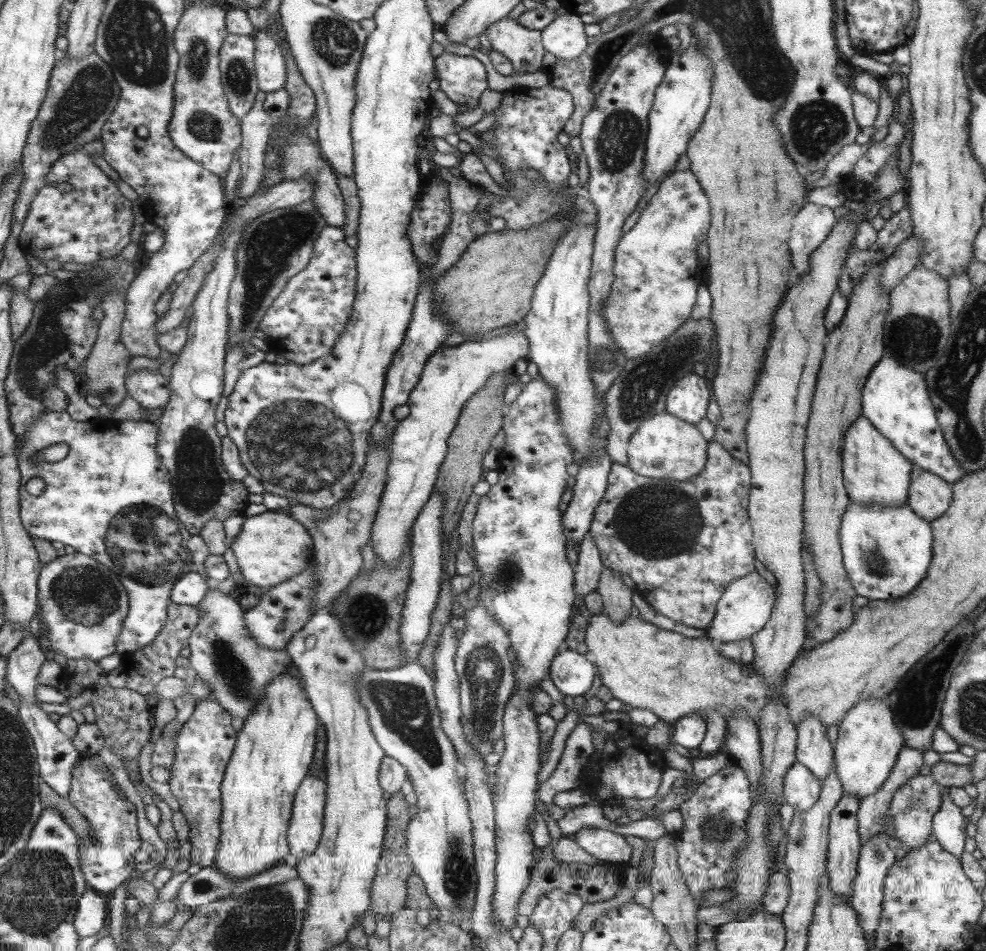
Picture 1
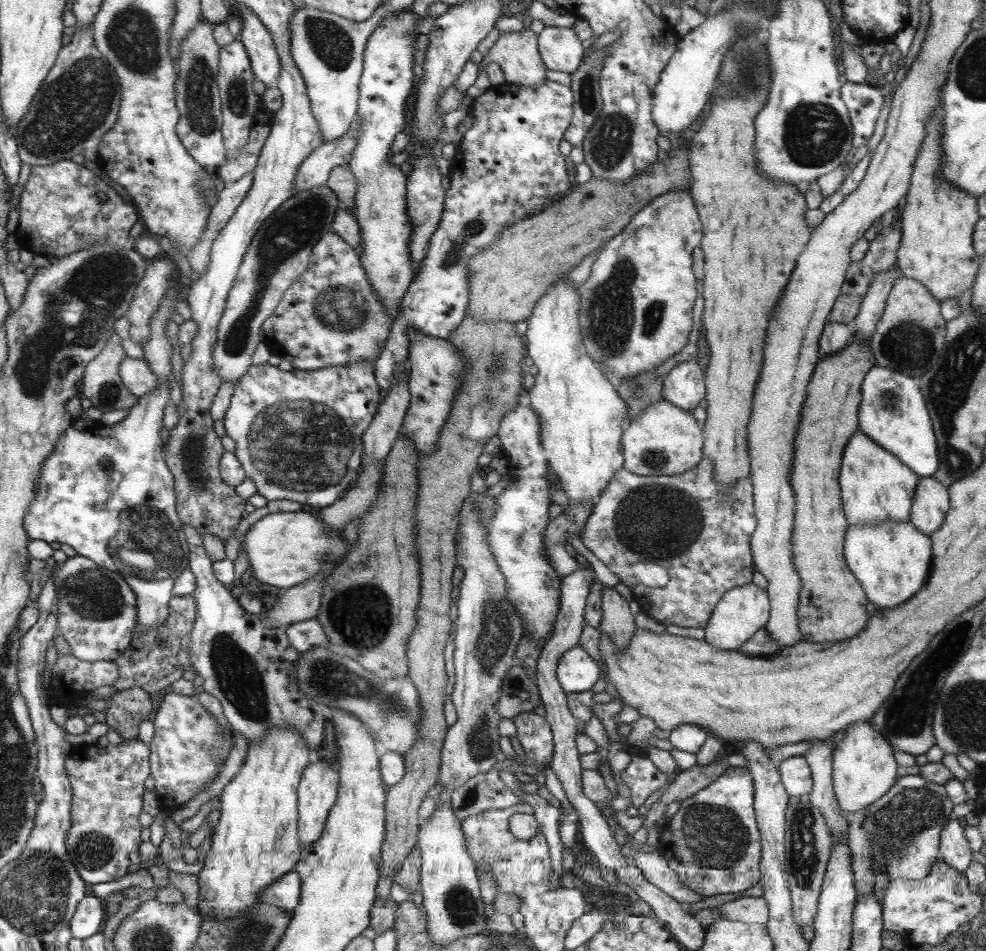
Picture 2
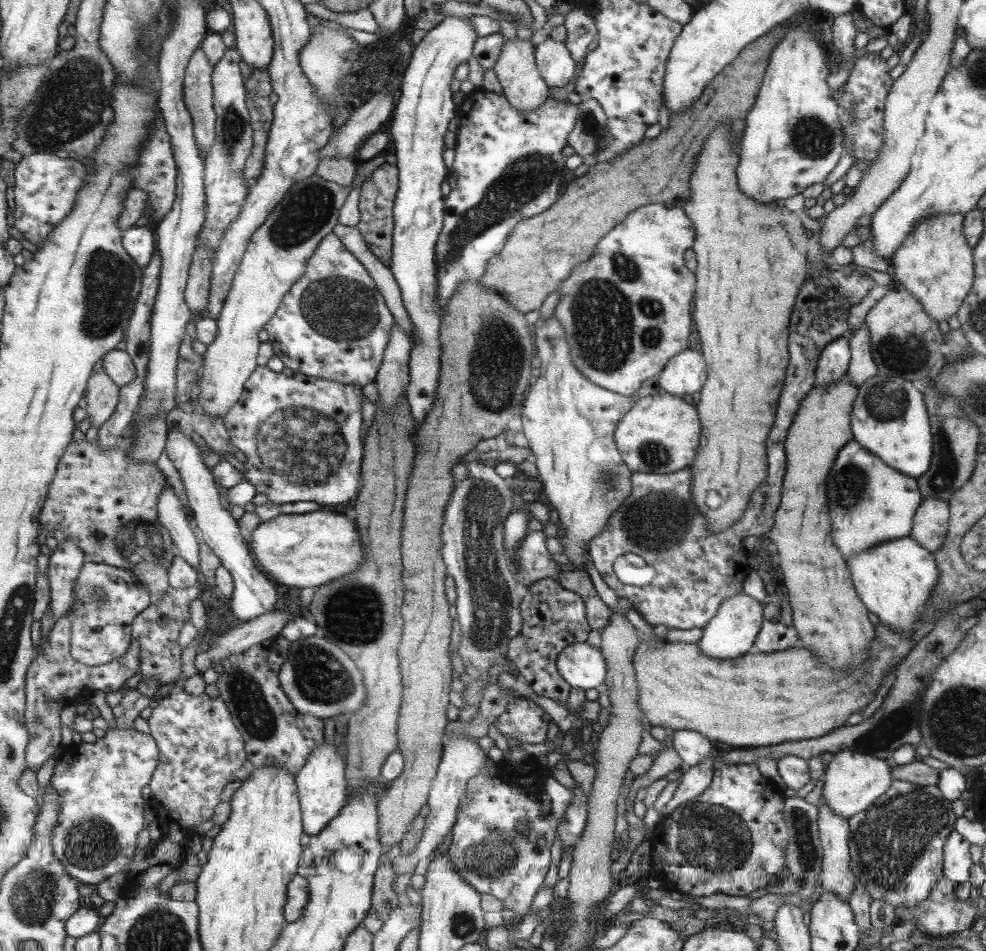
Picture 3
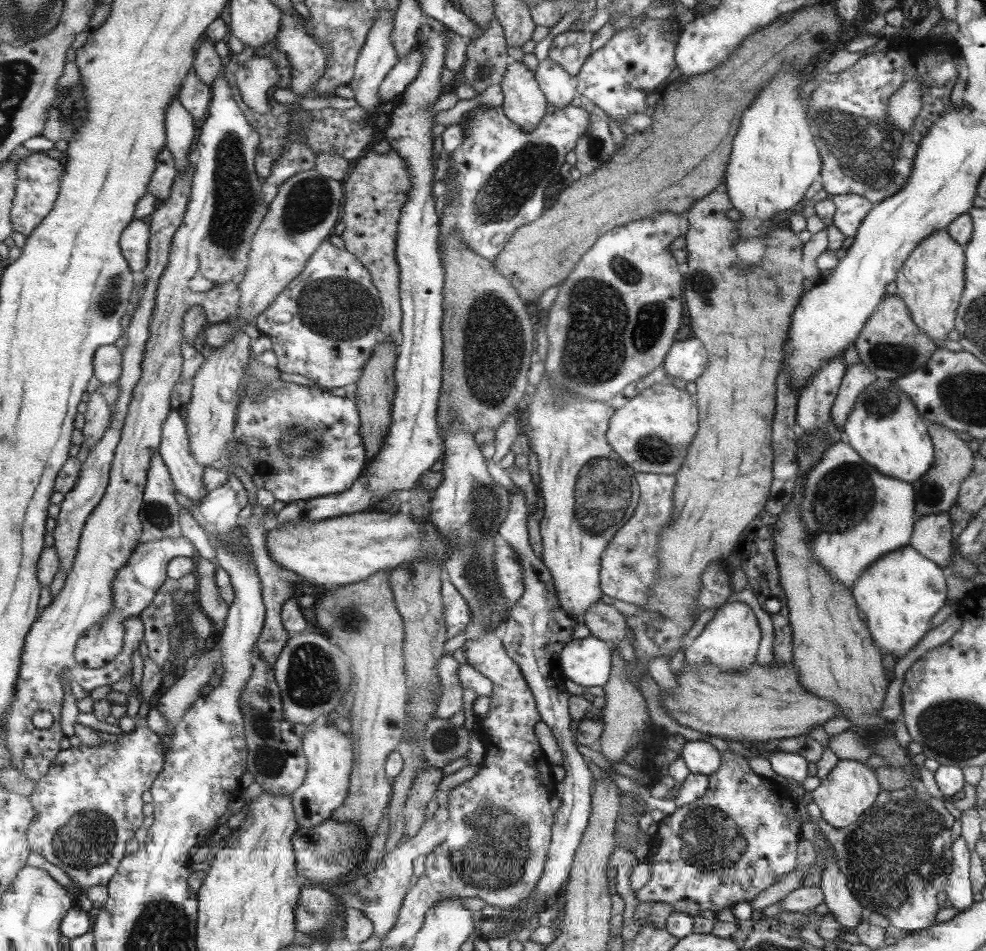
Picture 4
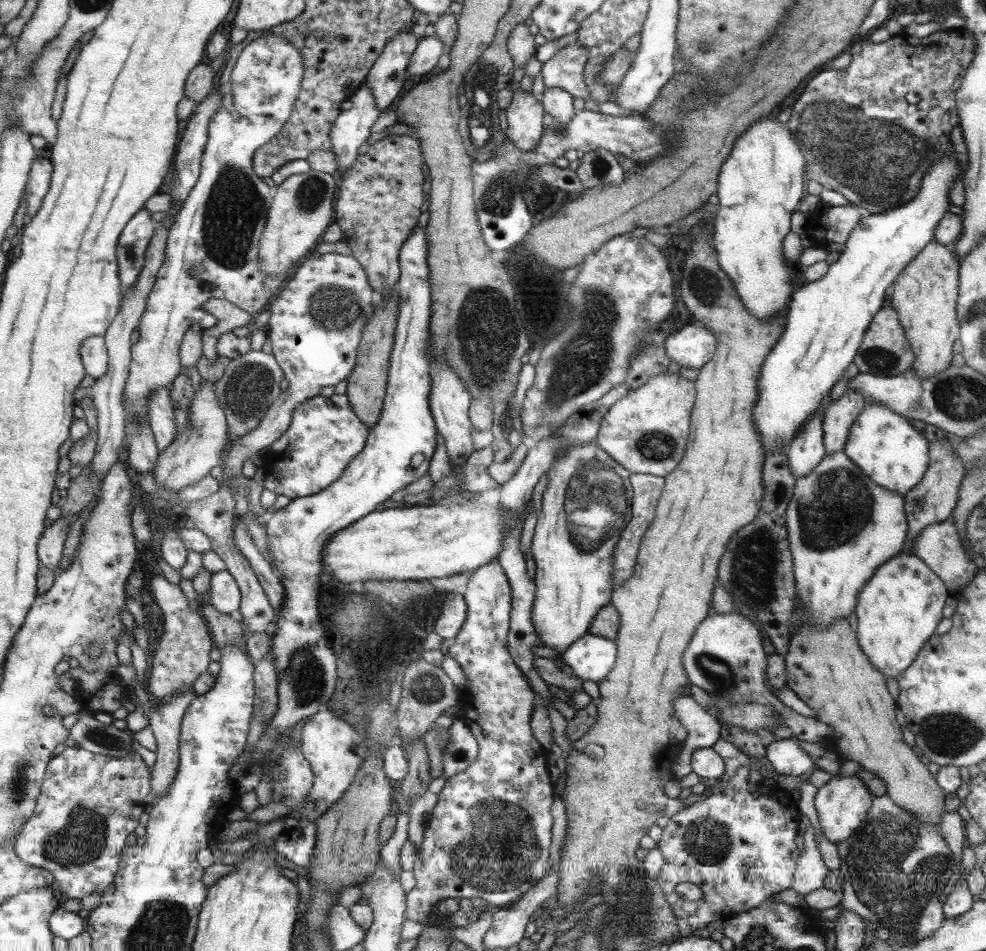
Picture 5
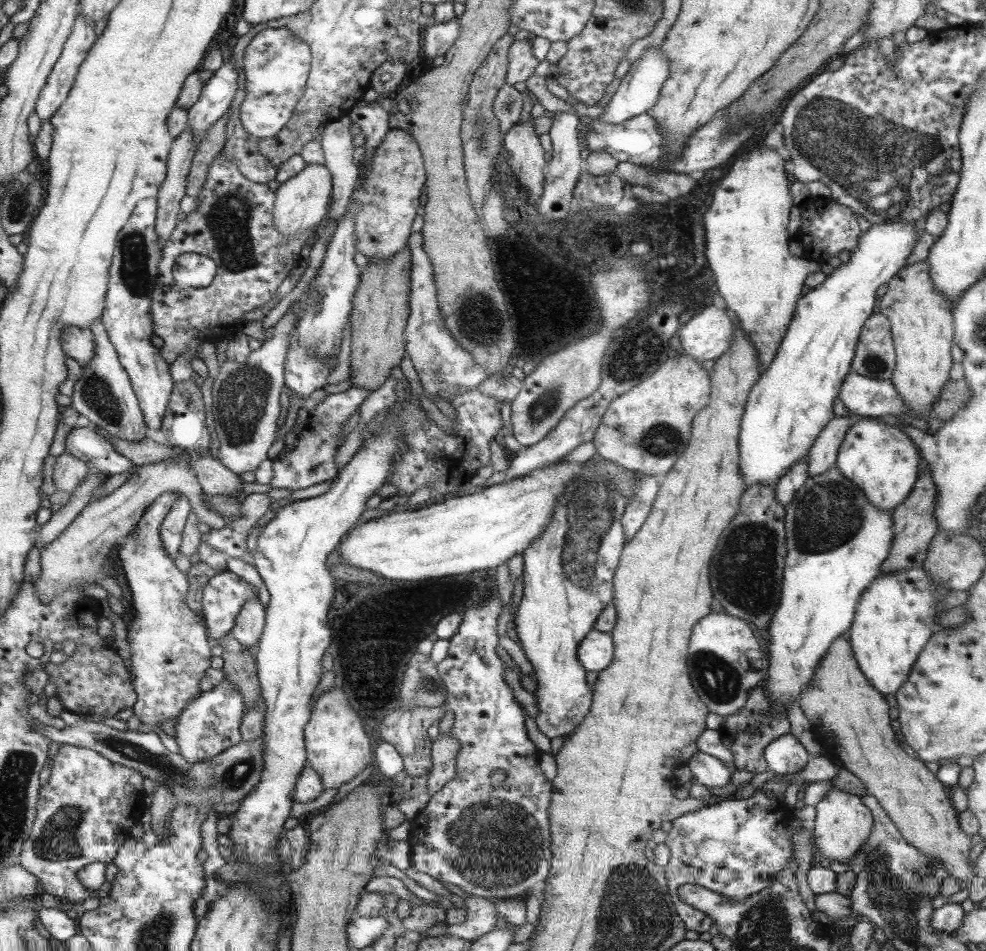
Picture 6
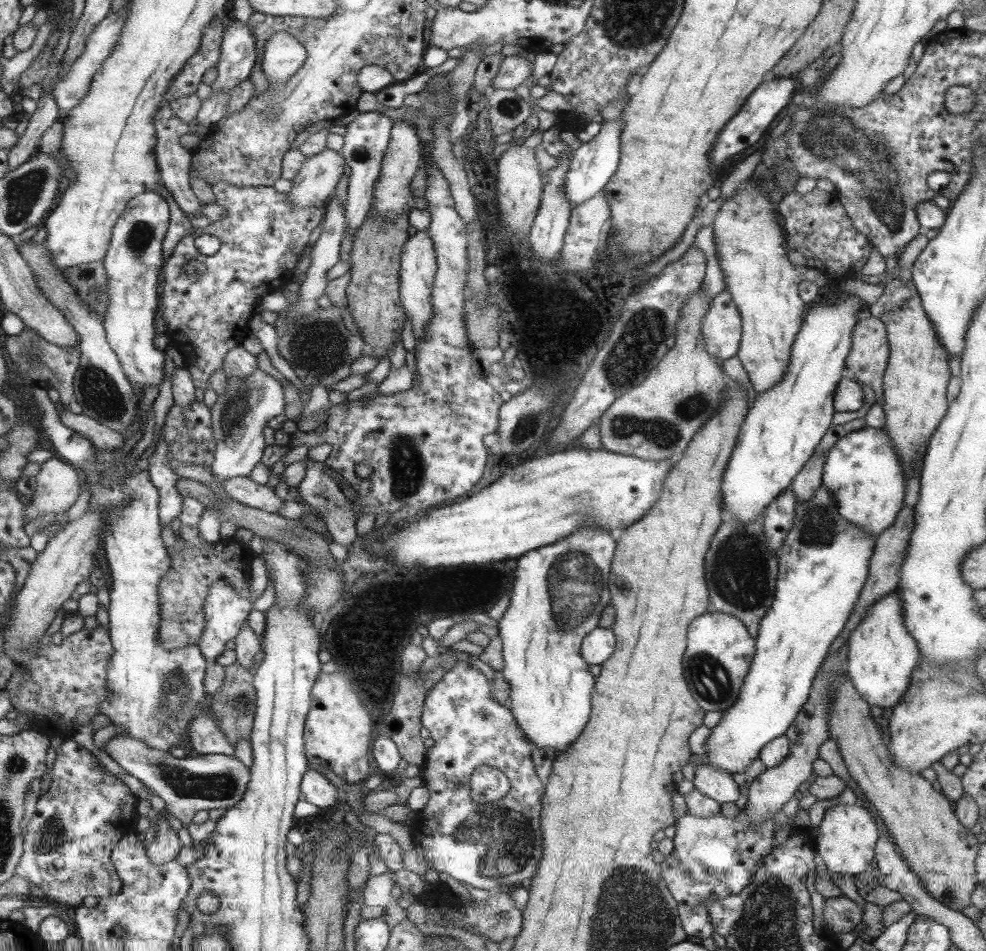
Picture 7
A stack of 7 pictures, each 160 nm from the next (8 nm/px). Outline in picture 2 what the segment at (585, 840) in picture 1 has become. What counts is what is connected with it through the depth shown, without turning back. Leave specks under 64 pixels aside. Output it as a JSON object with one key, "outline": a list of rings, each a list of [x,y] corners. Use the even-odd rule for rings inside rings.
{"outline":[[[629,844],[619,846],[619,852],[633,858],[635,866],[644,874],[645,880],[657,887],[674,901],[685,905],[699,902],[702,896],[679,882],[676,874],[667,866],[667,861],[657,850],[641,853],[633,850]]]}

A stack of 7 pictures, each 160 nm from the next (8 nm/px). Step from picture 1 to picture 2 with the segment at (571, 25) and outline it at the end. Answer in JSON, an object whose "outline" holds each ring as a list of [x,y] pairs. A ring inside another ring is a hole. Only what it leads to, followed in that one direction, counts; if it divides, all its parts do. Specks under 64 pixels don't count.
{"outline":[[[543,27],[537,35],[537,41],[540,59],[544,61],[545,68],[555,72],[567,72],[568,75],[579,68],[584,48],[570,27]]]}

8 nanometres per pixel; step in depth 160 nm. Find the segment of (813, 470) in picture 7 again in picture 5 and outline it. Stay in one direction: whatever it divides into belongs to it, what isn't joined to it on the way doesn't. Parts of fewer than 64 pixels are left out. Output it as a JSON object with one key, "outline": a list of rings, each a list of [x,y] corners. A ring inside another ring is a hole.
{"outline":[[[846,390],[841,398],[832,400],[824,408],[820,421],[826,454],[842,450],[849,427],[865,406],[863,397],[854,390]]]}

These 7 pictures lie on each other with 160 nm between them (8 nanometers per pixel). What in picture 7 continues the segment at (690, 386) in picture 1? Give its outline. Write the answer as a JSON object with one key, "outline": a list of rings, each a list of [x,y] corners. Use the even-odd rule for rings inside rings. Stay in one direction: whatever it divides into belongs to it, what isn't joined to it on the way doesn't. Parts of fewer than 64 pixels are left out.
{"outline":[[[727,289],[716,294],[701,323],[705,348],[720,361],[736,355],[740,348],[740,311]]]}

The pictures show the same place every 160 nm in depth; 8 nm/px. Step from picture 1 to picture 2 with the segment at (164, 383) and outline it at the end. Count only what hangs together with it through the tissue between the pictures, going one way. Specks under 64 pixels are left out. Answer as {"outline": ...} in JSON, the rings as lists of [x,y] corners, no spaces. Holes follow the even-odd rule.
{"outline":[[[125,357],[121,376],[125,386],[139,398],[155,391],[160,383],[159,376],[153,373],[152,366],[145,359]]]}

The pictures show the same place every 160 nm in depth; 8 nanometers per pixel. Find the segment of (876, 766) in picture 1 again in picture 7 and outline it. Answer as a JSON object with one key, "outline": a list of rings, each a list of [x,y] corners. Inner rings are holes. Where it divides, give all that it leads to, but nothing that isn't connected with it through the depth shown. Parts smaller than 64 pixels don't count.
{"outline":[[[834,804],[823,815],[819,826],[812,829],[817,854],[828,872],[837,874],[861,874],[873,860],[873,846],[877,840],[877,828],[871,816],[859,804]]]}

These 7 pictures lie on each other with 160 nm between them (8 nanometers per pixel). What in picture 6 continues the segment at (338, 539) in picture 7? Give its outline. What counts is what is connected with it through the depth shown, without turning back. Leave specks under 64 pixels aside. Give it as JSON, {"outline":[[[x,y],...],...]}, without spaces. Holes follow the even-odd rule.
{"outline":[[[350,386],[343,392],[329,393],[327,397],[309,411],[300,408],[291,428],[291,432],[297,435],[294,447],[289,453],[283,456],[279,453],[276,458],[272,459],[272,477],[267,485],[273,489],[294,491],[333,479],[337,474],[333,454],[342,442],[342,440],[338,442],[335,435],[339,432],[343,421],[359,407],[363,399],[369,394],[370,392],[367,389]]]}

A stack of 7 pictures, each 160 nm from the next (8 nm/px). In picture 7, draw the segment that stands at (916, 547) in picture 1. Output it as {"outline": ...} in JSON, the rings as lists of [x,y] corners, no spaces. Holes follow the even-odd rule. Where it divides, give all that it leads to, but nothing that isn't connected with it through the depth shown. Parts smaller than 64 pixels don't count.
{"outline":[[[896,591],[889,593],[868,609],[846,643],[846,672],[851,683],[865,702],[882,710],[896,707],[900,703],[904,693],[908,691],[912,671],[920,658],[915,641],[905,626],[903,612],[904,602],[901,601],[900,594]]]}

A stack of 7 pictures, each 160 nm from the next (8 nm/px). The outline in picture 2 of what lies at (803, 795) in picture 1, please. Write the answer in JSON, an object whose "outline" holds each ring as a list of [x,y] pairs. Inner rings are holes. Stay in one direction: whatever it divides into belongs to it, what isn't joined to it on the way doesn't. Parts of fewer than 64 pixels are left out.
{"outline":[[[801,755],[791,756],[778,765],[781,784],[788,796],[809,796],[812,790],[811,766]]]}

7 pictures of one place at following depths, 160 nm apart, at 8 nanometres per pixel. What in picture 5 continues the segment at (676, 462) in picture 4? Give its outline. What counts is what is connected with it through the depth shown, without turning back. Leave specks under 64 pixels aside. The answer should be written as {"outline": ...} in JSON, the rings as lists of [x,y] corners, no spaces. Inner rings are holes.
{"outline":[[[665,371],[652,376],[607,409],[599,421],[595,441],[631,474],[667,476],[687,450],[695,398],[694,381],[681,377],[679,373]]]}

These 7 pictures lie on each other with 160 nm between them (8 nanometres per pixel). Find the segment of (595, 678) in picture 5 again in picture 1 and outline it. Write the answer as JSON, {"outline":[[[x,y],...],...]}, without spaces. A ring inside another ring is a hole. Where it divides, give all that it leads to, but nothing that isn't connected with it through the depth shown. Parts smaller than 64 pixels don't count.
{"outline":[[[568,648],[557,652],[547,674],[562,695],[581,696],[595,678],[595,666]]]}

